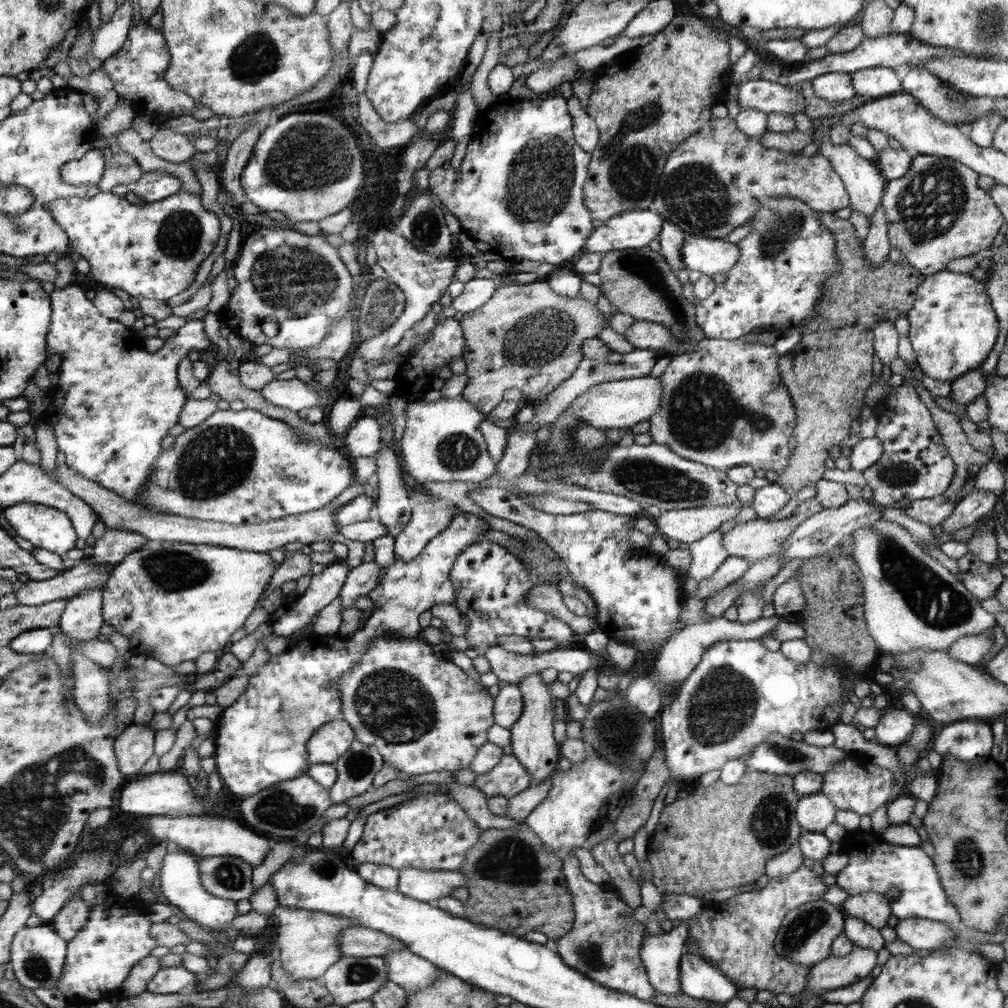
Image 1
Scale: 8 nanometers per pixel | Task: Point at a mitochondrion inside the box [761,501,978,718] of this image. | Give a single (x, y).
(928, 597)

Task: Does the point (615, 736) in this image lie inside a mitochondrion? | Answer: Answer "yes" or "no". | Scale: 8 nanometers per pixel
yes

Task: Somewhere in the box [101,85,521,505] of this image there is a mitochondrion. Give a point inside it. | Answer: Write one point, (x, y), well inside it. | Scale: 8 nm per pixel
(285, 167)

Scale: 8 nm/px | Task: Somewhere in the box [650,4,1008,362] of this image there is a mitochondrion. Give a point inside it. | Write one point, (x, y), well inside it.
(934, 199)

